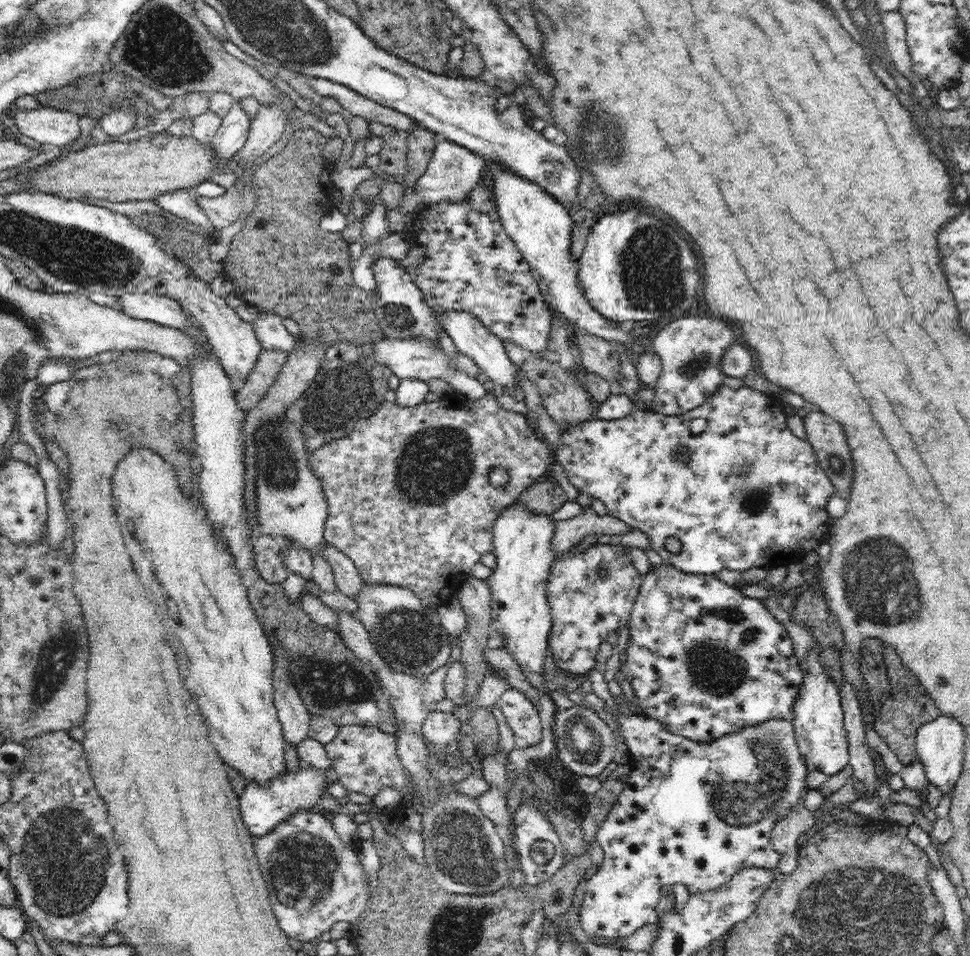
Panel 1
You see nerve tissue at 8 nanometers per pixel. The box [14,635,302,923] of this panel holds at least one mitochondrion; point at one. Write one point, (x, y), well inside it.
(64, 866)

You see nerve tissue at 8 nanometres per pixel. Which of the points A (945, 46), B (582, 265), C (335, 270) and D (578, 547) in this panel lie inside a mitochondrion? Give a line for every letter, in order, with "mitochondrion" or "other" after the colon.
A: other
B: other
C: other
D: other

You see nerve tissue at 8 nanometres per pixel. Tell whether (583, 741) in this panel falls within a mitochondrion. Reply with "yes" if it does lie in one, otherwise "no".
yes

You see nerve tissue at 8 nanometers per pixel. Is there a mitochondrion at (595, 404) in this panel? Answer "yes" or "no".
no

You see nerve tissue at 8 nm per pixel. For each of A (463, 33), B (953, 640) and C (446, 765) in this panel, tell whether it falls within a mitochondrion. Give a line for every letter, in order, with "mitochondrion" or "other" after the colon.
A: other
B: other
C: other

